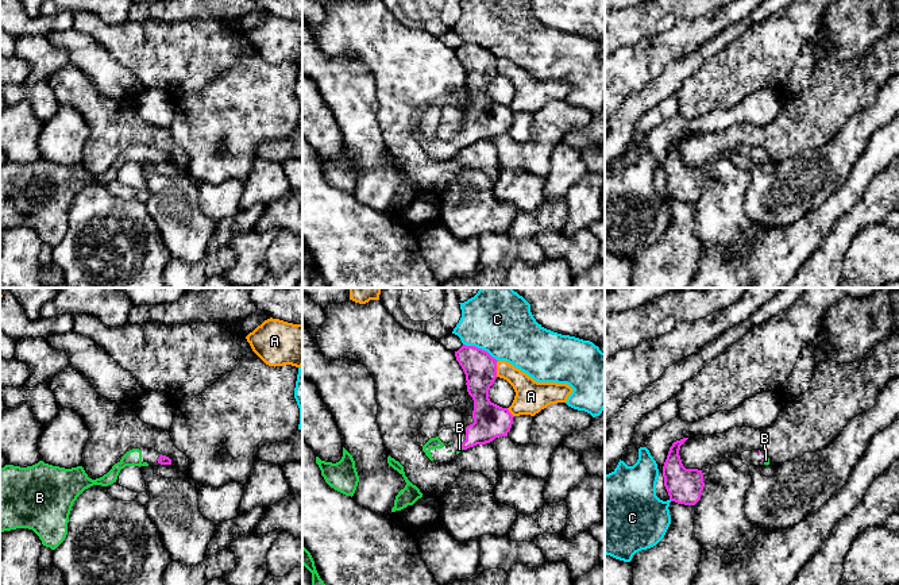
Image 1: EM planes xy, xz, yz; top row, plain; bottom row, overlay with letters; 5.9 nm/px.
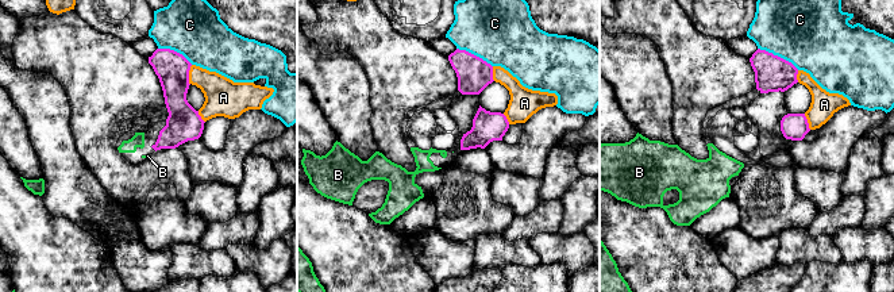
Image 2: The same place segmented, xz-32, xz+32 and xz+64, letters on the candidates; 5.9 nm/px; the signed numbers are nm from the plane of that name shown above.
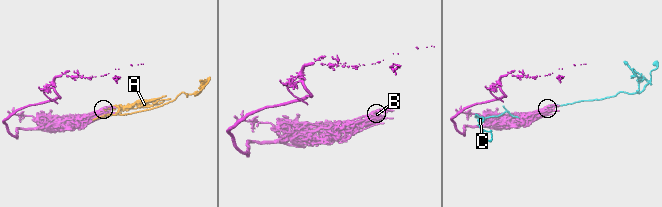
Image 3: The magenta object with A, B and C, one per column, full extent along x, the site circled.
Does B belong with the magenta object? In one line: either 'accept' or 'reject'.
accept

